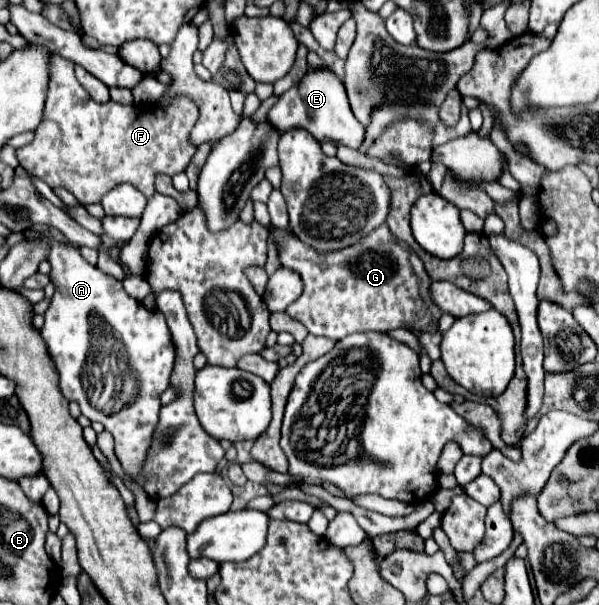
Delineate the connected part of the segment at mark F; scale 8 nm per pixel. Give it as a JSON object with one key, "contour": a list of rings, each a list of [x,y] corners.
{"contour":[[[51,54],[49,58],[49,90],[47,90],[47,106],[45,116],[39,128],[35,130],[35,140],[23,148],[17,150],[19,164],[45,180],[51,188],[63,186],[67,188],[81,206],[99,202],[103,194],[107,194],[113,186],[119,186],[123,182],[133,184],[139,188],[147,198],[153,196],[155,190],[155,176],[167,174],[175,176],[179,172],[185,172],[189,166],[197,146],[191,144],[189,134],[199,118],[199,108],[191,98],[173,98],[165,108],[153,108],[153,110],[137,110],[135,104],[119,104],[119,102],[95,102],[87,90],[79,84],[75,76],[75,64],[59,58],[57,54]]]}

